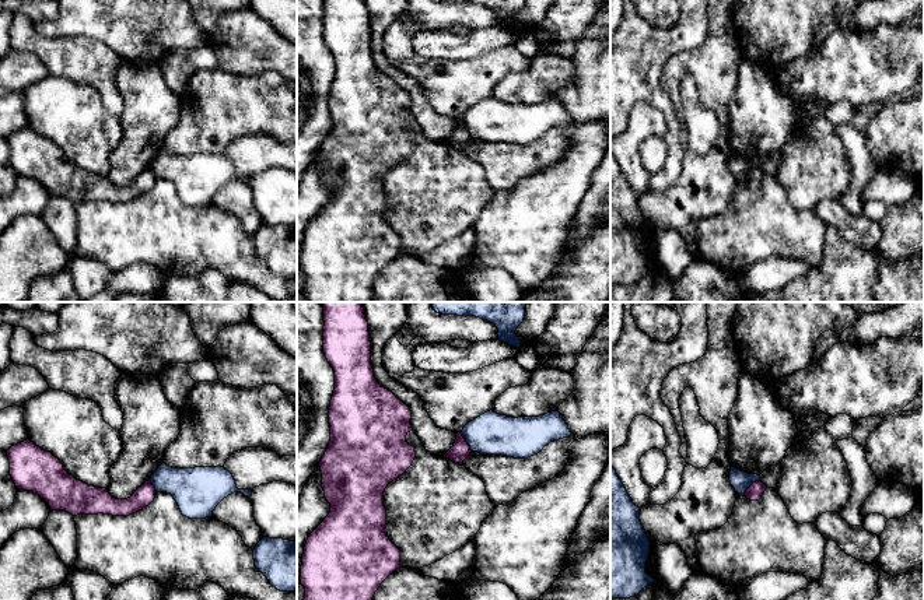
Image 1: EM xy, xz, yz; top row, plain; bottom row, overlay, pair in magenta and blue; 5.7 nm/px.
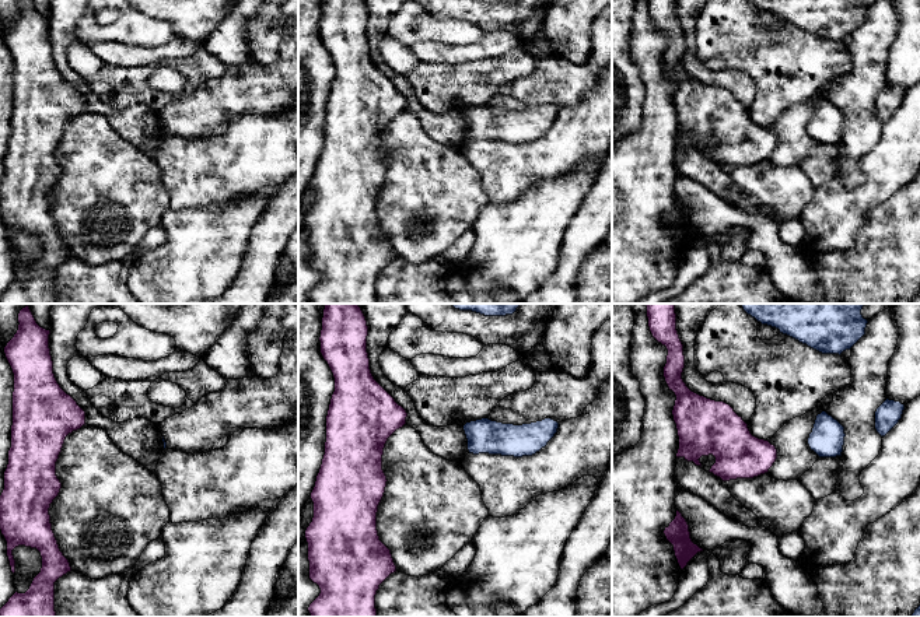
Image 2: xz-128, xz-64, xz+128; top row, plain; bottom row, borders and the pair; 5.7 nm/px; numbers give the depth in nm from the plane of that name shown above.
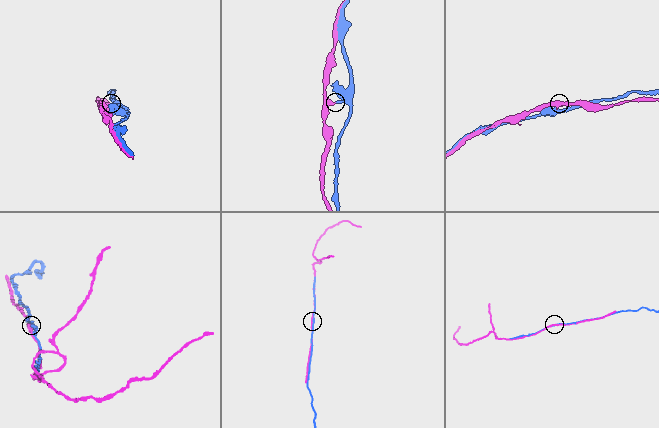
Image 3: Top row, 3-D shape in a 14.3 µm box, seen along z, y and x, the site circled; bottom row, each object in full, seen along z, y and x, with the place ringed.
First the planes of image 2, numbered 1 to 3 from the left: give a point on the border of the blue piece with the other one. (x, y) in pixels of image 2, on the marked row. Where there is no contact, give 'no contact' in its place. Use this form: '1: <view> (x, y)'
1: no contact
2: no contact
3: no contact

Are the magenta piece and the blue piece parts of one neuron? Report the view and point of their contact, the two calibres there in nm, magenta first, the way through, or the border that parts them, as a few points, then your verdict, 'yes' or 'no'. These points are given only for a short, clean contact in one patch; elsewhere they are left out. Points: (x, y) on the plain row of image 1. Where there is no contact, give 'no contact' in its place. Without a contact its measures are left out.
meets magenta in xz at (466, 129); 100 nm thick on the magenta side, 240 nm on the other; border along xz (459, 119), (472, 137); no

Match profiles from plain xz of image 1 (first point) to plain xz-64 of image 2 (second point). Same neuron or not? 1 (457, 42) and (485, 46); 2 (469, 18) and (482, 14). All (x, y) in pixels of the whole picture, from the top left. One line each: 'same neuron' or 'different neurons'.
1: same neuron
2: same neuron

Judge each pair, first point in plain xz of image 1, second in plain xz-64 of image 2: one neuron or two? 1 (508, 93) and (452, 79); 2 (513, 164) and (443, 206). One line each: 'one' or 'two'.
1: two
2: two

